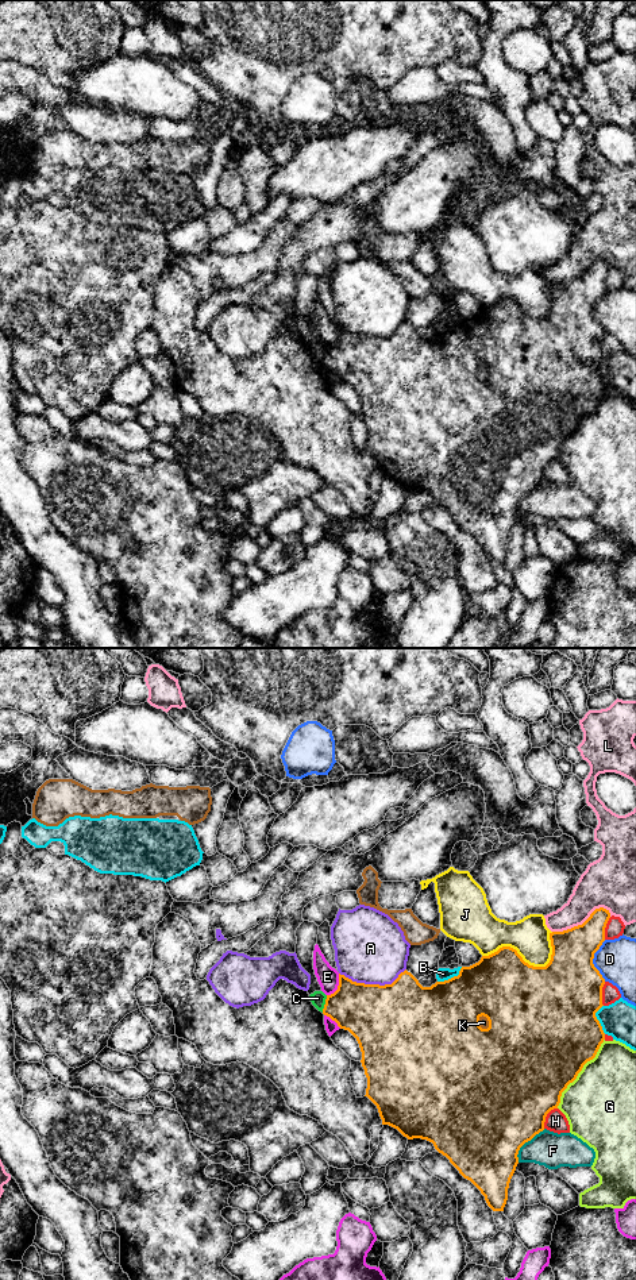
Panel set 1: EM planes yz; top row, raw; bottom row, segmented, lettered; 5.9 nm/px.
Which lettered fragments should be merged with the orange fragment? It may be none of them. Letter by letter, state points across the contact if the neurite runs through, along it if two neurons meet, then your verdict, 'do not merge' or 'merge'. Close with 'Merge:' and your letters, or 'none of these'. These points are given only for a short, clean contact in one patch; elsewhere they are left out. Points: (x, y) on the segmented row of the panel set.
A: do not merge
B: do not merge
C: border yz (327, 995), (322, 1011); do not merge
D: do not merge
E: border yz (339, 974), (338, 987), (327, 995); do not merge
F: do not merge
G: do not merge
H: do not merge
J: do not merge
K: do not merge
L: do not merge
Merge: none of these

